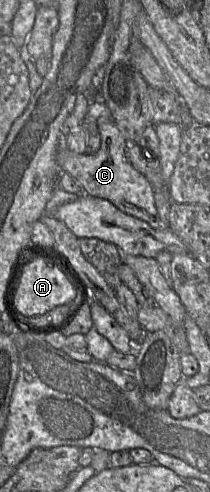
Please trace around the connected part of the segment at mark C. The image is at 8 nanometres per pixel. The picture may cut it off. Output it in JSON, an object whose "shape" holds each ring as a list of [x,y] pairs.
{"shape":[[[98,119],[97,128],[101,137],[101,146],[93,155],[70,151],[65,146],[62,137],[57,152],[57,162],[61,172],[70,174],[80,184],[83,194],[106,199],[121,212],[146,222],[154,229],[163,228],[155,206],[155,190],[146,177],[138,172],[126,157],[126,150],[130,143],[112,119]]]}

